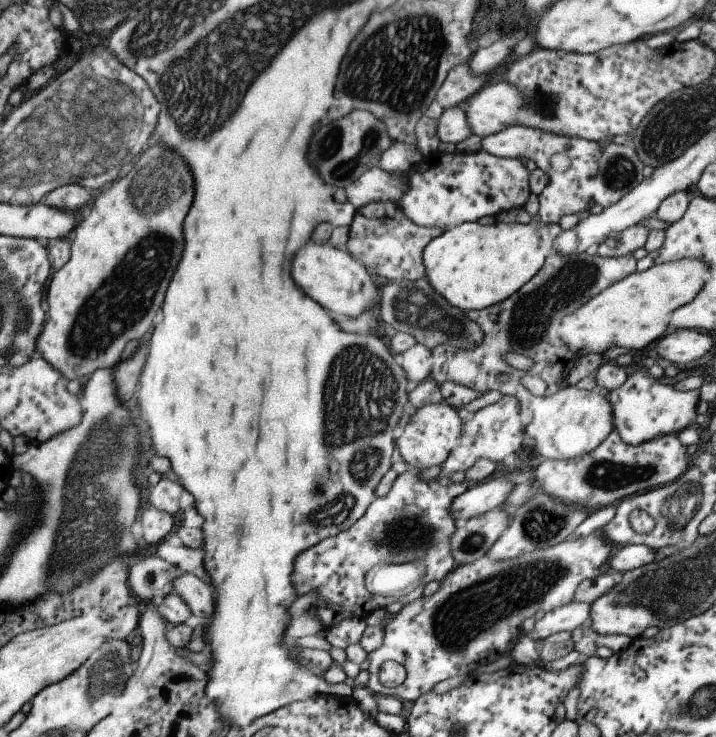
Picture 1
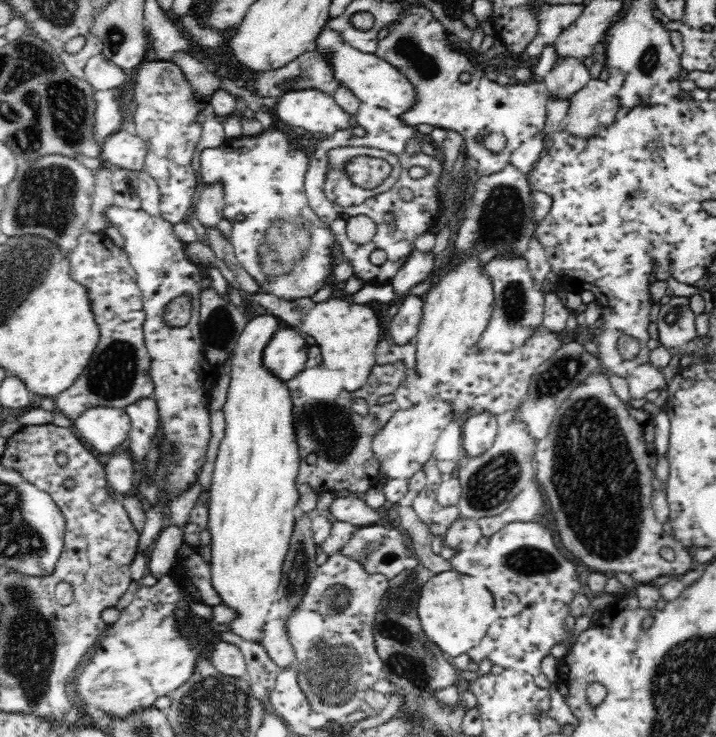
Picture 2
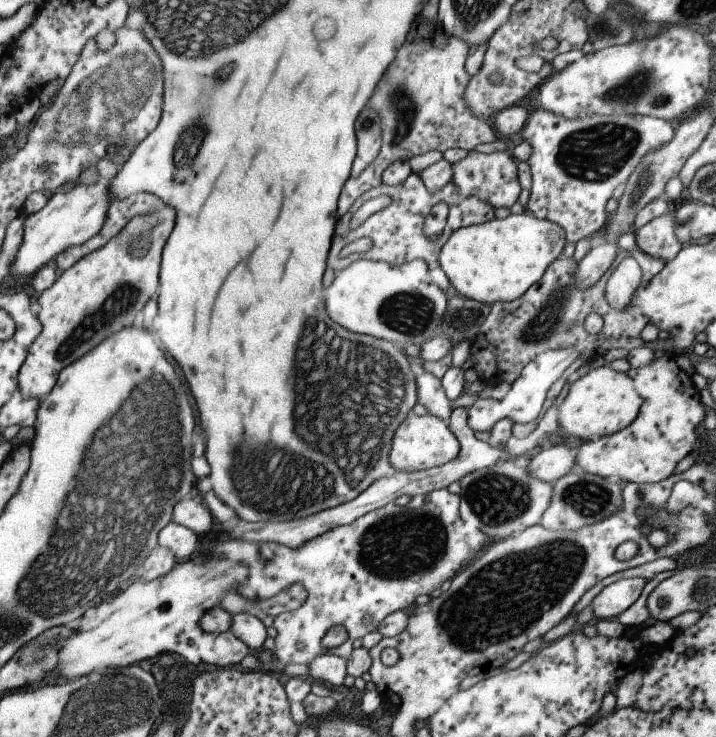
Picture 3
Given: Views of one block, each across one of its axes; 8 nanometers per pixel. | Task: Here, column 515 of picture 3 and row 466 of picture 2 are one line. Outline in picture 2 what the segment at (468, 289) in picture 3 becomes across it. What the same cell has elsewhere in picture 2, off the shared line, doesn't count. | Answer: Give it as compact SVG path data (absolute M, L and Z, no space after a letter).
M256 315L247 321L244 330L239 334L238 341L235 344L233 350L233 358L231 360L231 372L230 372L230 384L227 390L227 399L225 405L223 406L223 413L225 416L225 435L222 442L219 444L219 449L217 452L216 461L214 463L214 470L212 475L212 484L210 488L210 498L208 501L208 522L207 529L212 536L212 560L210 561L211 566L211 579L214 589L218 591L222 598L222 604L236 609L237 617L232 620L230 624L230 631L238 636L242 636L244 640L257 641L254 638L260 630L262 630L262 624L267 621L267 616L269 609L271 608L274 597L277 595L277 590L281 582L283 565L285 559L287 558L288 552L291 546L291 536L294 530L294 524L296 524L296 518L298 517L297 506L298 498L300 498L300 493L298 493L296 478L298 476L298 470L302 467L300 466L300 453L298 453L298 443L296 443L296 428L294 428L294 415L292 415L292 395L286 386L286 383L282 379L272 375L266 367L264 367L264 361L262 361L262 356L264 356L264 348L266 344L270 342L273 338L274 333L282 328L280 326L280 319L276 316L260 316Z

